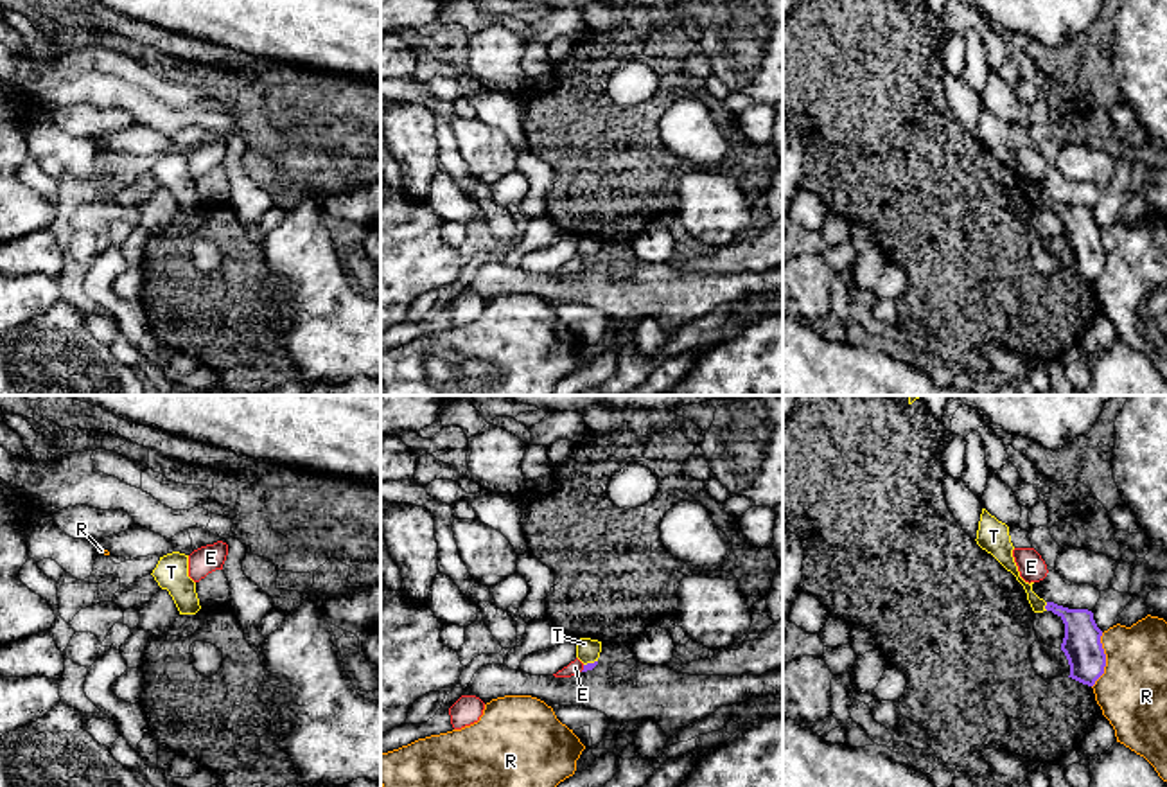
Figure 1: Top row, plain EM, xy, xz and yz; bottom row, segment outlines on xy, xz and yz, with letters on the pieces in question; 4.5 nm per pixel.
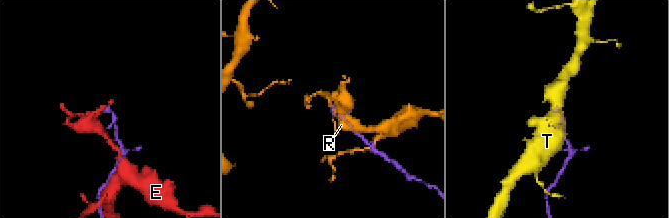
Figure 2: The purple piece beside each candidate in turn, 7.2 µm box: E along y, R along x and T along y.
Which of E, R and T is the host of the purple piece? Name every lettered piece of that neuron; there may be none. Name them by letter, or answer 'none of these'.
T

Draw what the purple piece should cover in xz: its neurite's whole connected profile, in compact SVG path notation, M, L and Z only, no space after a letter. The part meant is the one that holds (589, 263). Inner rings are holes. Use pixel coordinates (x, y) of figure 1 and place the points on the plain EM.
M580 235L576 239L576 255L584 261L584 268L592 268L598 262L601 250L601 239L591 235Z

